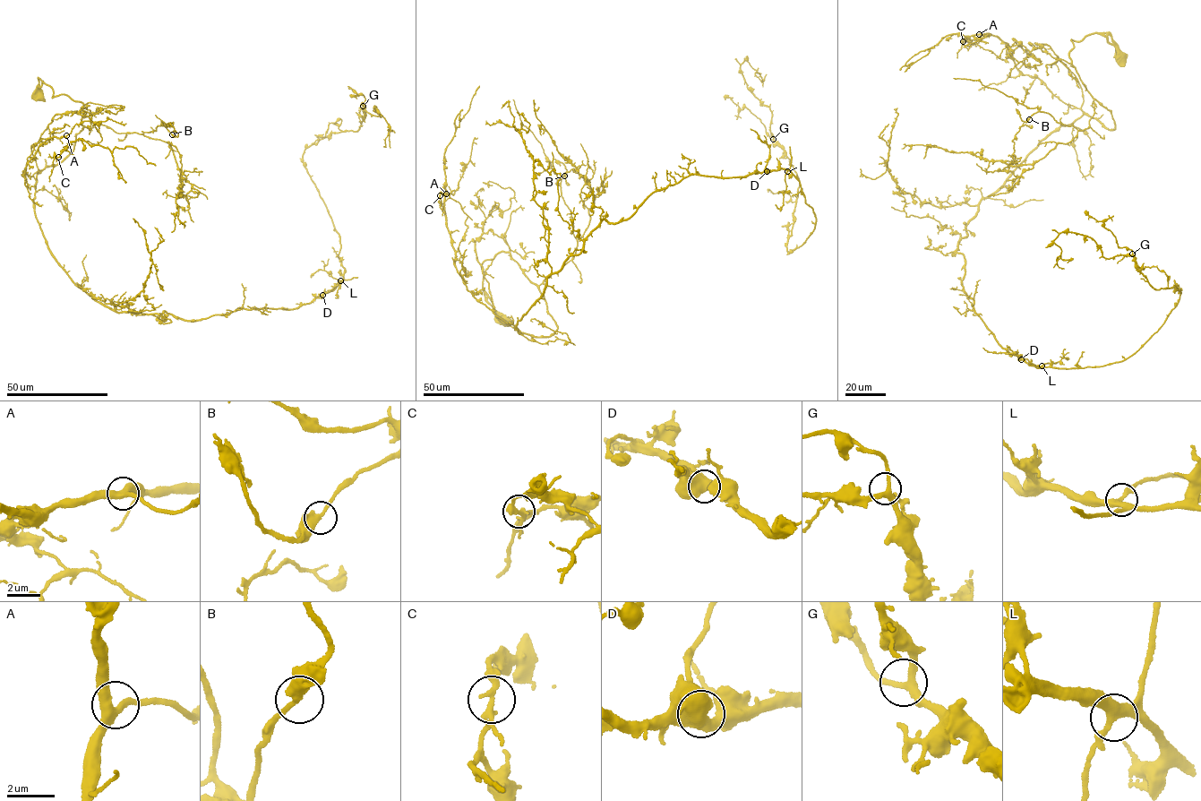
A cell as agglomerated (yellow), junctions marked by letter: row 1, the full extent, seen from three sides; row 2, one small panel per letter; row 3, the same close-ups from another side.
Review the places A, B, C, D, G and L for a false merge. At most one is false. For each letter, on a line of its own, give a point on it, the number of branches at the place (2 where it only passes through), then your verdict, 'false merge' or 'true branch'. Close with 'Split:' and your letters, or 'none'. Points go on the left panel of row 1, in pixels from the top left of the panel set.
A: place (66, 135); branches 3; true branch
B: place (172, 134); branches 2; true branch
C: place (58, 157); branches 2; true branch
D: place (322, 295); branches 2; true branch
G: place (363, 106); branches 3; true branch
L: place (340, 280); branches 3; true branch
Split: none

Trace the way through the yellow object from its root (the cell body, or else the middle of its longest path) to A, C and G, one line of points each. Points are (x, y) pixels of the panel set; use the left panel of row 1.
A: (38, 96), (43, 81), (53, 97), (82, 104), (83, 126), (60, 162), (21, 175), (38, 145), (66, 135)
C: (38, 96), (43, 81), (82, 104), (83, 126), (60, 162), (21, 175), (64, 136), (58, 158)
G: (38, 96), (83, 105), (37, 177), (56, 261), (114, 311), (193, 321), (339, 284), (303, 154), (363, 106)

